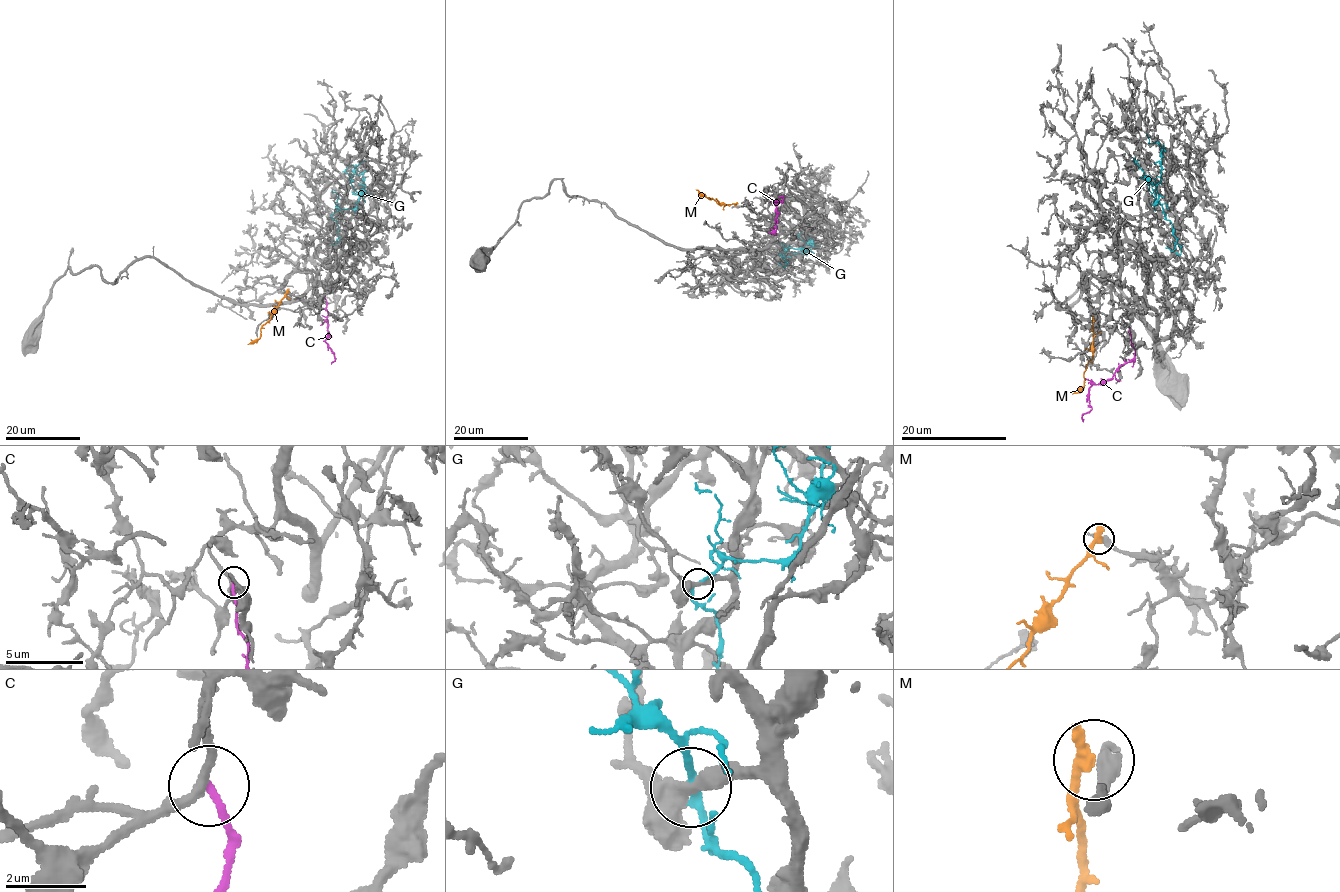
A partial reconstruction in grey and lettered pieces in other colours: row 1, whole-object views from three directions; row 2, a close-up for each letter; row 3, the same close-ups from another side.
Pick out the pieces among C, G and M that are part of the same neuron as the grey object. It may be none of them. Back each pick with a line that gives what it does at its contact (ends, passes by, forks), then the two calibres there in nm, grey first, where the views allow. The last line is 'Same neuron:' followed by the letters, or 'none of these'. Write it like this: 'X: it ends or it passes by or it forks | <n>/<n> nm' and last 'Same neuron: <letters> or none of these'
Same neuron: none of these

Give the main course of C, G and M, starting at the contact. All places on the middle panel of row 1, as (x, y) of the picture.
C: (773, 230), (776, 234), (774, 201), (782, 202), (783, 197), (779, 197)
G: (780, 253), (788, 248), (807, 249), (812, 253), (803, 253), (805, 245), (812, 242)
M: (735, 206), (717, 204), (696, 190)

